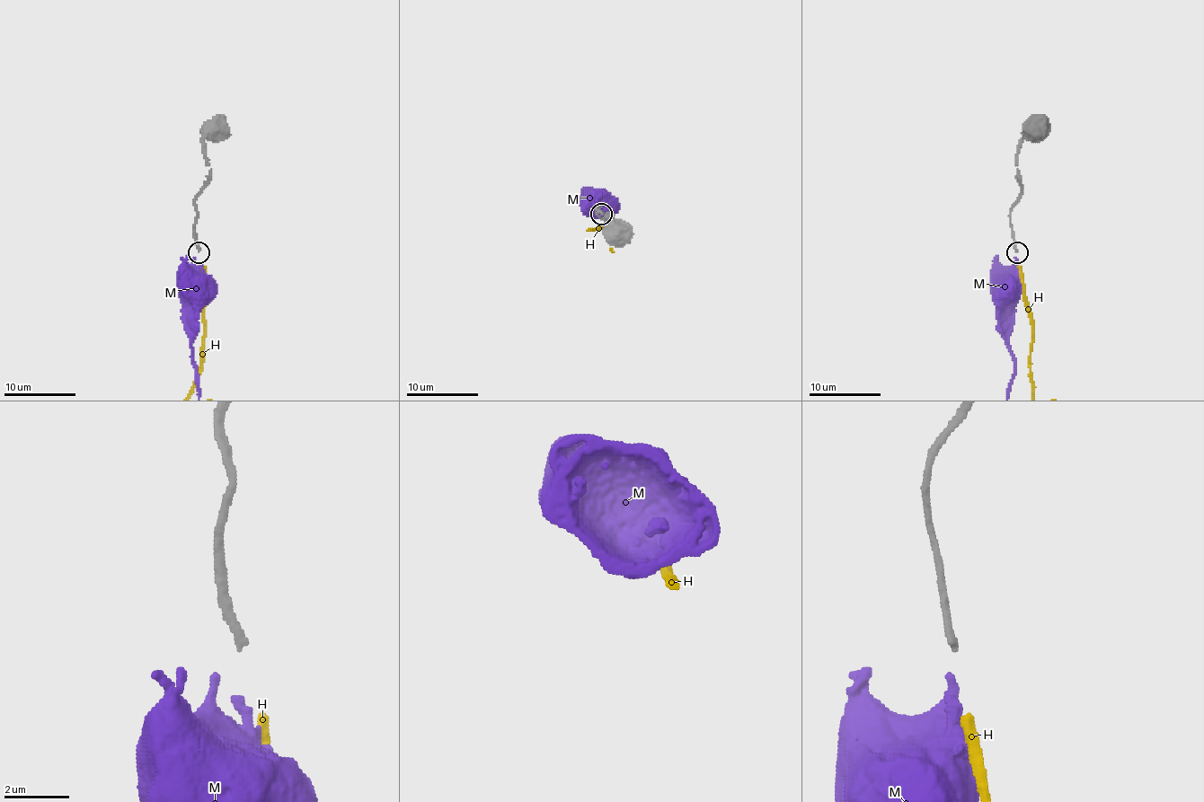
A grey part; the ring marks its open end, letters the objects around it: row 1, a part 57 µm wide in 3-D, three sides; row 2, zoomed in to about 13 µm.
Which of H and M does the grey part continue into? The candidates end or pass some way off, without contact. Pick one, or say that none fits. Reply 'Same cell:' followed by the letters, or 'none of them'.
Same cell: none of them

